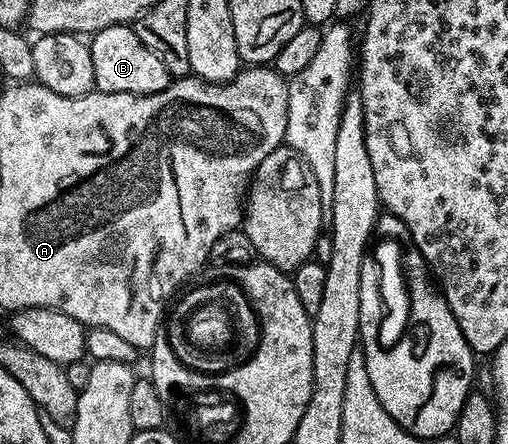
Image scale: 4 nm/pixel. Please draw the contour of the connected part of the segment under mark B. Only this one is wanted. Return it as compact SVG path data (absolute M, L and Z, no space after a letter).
M122 23L106 27L96 31L90 36L89 46L93 57L93 77L95 78L95 90L105 93L133 93L134 95L148 95L165 89L173 81L169 69L141 41L141 37L135 31L134 26Z

